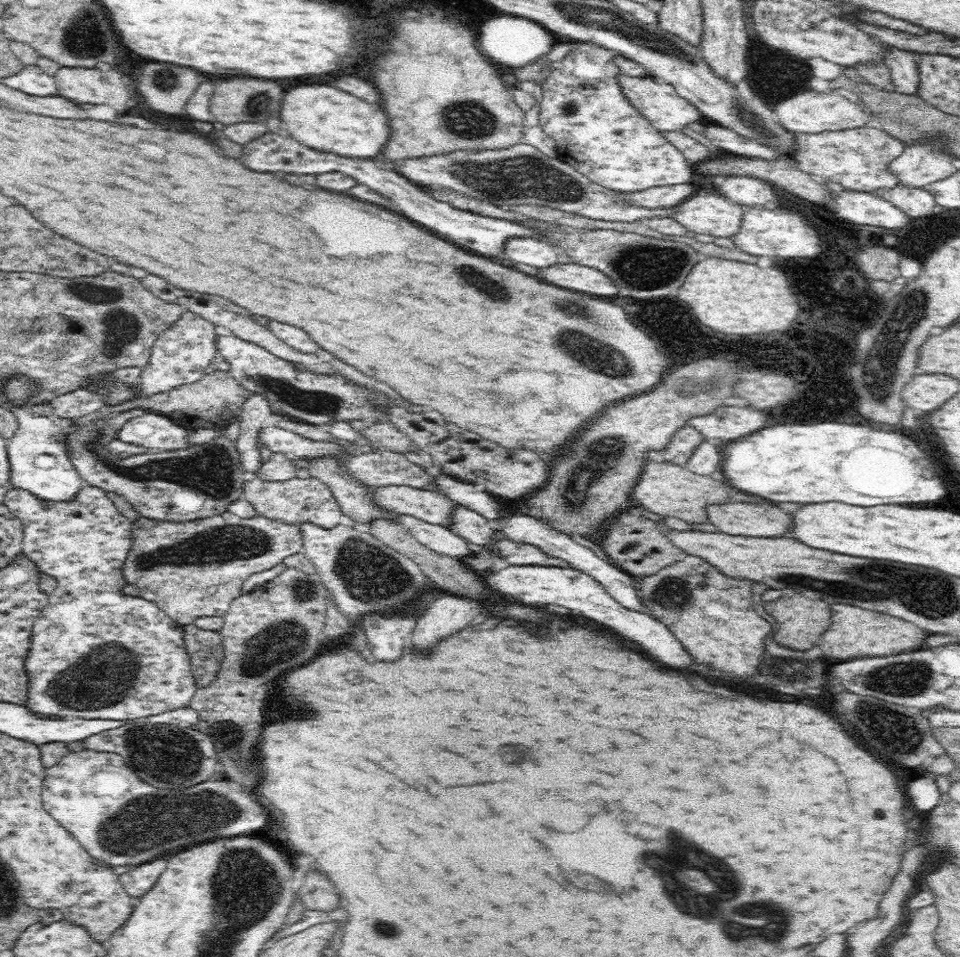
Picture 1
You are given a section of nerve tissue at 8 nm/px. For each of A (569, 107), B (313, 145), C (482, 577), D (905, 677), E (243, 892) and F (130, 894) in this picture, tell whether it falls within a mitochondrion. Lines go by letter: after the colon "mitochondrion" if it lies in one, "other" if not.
A: mitochondrion
B: other
C: other
D: mitochondrion
E: mitochondrion
F: other

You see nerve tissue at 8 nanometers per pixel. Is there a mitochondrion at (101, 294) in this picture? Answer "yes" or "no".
yes

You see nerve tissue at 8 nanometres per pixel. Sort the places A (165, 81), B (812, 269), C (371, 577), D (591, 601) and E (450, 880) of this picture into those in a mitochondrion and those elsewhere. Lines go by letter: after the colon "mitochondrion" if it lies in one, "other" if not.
A: mitochondrion
B: other
C: mitochondrion
D: other
E: other

